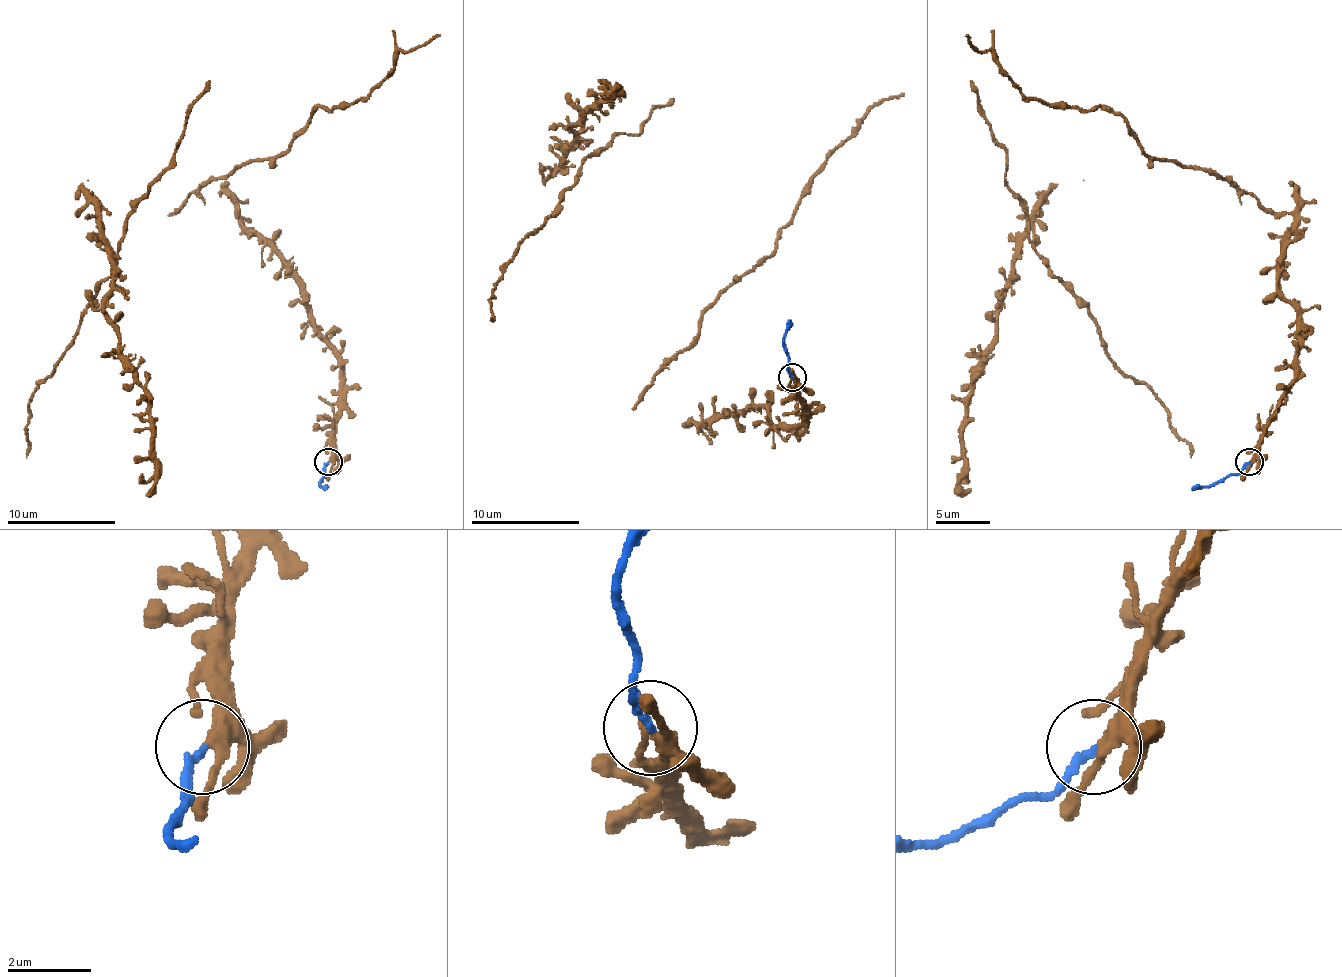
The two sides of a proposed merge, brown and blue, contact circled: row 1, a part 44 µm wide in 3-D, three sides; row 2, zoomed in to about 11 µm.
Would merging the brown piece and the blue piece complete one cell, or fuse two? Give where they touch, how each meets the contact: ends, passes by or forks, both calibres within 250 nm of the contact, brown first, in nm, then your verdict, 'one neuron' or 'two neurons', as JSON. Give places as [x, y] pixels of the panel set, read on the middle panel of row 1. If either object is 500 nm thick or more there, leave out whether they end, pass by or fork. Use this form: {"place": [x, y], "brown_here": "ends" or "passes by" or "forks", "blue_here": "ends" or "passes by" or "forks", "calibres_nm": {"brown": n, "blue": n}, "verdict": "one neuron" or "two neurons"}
{"place": [792, 377], "brown_here": "passes by", "blue_here": "ends", "calibres_nm": {"brown": 280, "blue": 180}, "verdict": "two neurons"}

